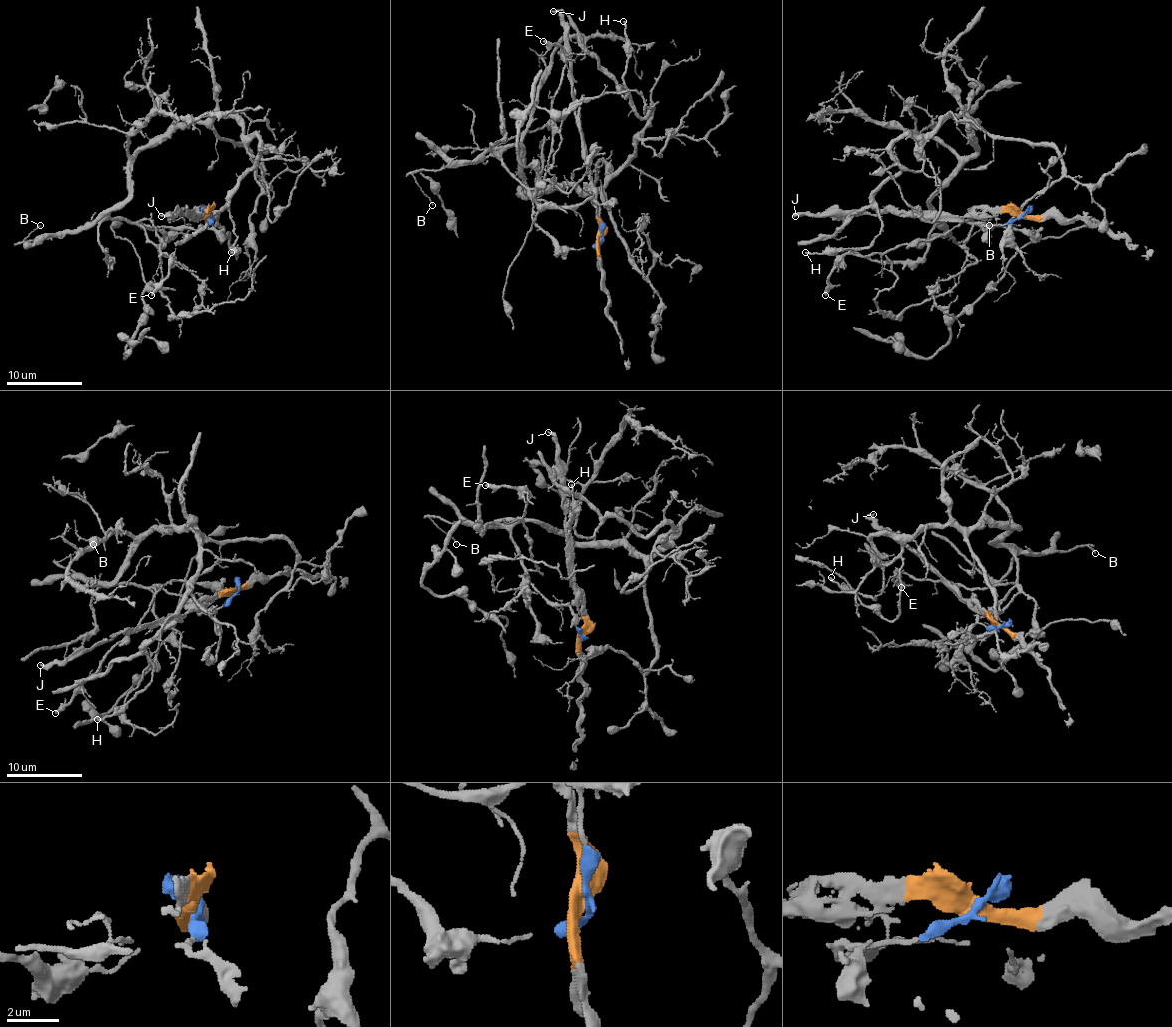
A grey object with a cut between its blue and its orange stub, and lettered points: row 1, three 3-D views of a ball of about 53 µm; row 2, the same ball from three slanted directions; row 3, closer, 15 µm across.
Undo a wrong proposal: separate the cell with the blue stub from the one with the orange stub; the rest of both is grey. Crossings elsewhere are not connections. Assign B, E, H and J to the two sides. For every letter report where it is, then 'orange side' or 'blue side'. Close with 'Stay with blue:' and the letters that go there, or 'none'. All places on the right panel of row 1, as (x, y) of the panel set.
B: (989, 225) | blue side
E: (825, 295) | blue side
H: (805, 252) | blue side
J: (795, 216) | orange side
Stay with blue: B, E, H

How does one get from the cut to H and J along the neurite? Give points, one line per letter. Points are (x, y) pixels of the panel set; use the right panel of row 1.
H: (1023, 214), (938, 214), (976, 149), (974, 122), (945, 117), (892, 145), (873, 240), (805, 252)
J: (1021, 214), (989, 212), (957, 215), (888, 212), (795, 215)

